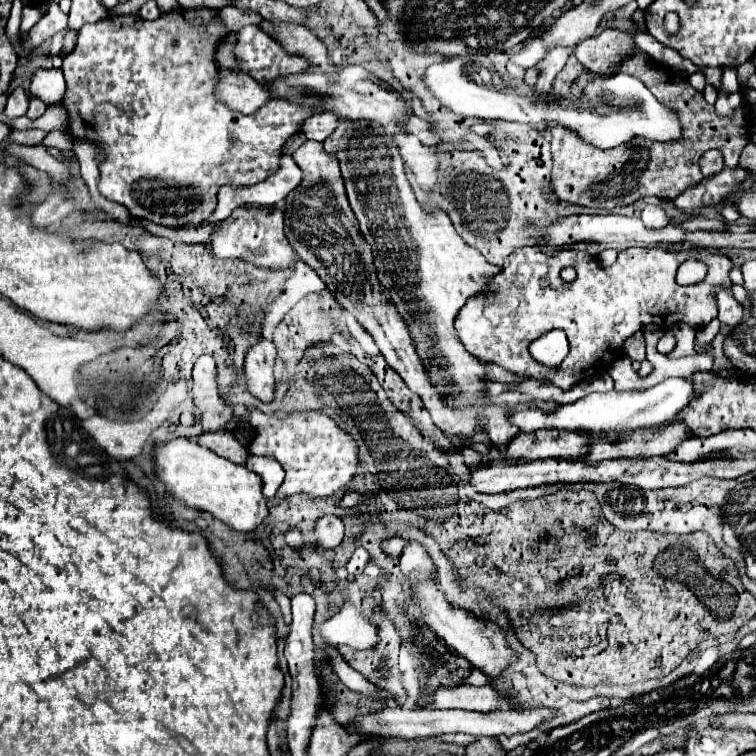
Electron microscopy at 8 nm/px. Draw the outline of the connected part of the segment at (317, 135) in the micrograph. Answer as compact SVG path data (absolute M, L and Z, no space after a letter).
M324 112L320 116L312 116L312 120L304 122L304 136L306 138L312 138L312 140L318 140L318 142L324 142L336 128L338 128L338 122L340 118L330 112Z

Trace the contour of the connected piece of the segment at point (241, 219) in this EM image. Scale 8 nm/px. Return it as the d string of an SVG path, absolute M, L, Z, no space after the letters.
M246 206L236 208L232 216L222 222L220 230L212 234L212 240L208 242L208 246L218 258L242 258L262 268L288 268L296 260L294 258L296 252L292 250L284 234L282 210L278 208L272 210L270 214L260 208L254 208L254 210L248 210Z

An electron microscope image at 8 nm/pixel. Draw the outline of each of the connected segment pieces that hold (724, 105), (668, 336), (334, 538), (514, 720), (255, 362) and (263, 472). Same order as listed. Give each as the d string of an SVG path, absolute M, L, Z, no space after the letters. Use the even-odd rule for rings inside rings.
M722 84L722 90L718 94L718 102L716 102L716 114L718 116L732 116L738 108L738 104L742 104L742 94L738 94L740 84ZM730 92L730 94L724 94Z
M666 331L663 337L658 341L657 350L661 354L667 355L674 349L676 343L676 338L669 331Z
M326 514L324 518L318 520L316 530L316 546L318 550L322 548L336 548L344 540L344 522L336 514Z
M386 708L378 714L368 714L366 718L358 720L358 726L370 734L382 734L382 736L400 736L406 740L414 738L428 738L428 736L440 736L450 732L464 732L474 736L498 736L498 734L524 734L534 730L542 720L554 716L556 710L530 710L530 712L518 712L518 710L494 710L494 712L468 712L468 710L406 710L406 708Z
M258 336L256 344L252 344L252 348L246 354L244 374L246 374L248 392L264 404L270 404L274 400L274 390L276 390L276 382L272 376L274 360L276 360L274 344Z
M250 456L246 460L246 468L252 470L252 472L256 472L262 478L262 482L264 482L264 494L268 498L272 498L278 492L280 484L284 482L284 470L282 470L282 466L276 464L276 460L270 458L270 456Z

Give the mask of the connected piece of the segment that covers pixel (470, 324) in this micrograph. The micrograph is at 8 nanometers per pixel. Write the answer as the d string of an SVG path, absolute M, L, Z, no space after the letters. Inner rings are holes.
M518 248L508 256L508 262L504 264L502 272L490 280L488 296L484 298L472 298L468 304L460 310L460 316L456 318L456 332L464 346L468 346L468 352L472 352L476 358L484 362L498 364L518 376L530 376L536 380L550 380L562 390L570 390L578 382L592 378L600 372L606 372L612 362L620 356L624 356L624 342L634 332L642 330L644 326L652 324L656 328L672 328L676 324L688 324L694 330L702 330L710 320L718 316L716 308L716 288L732 288L730 282L730 270L732 260L726 254L712 254L706 250L662 250L662 248L628 248L618 254L616 264L604 268L600 266L594 256L580 252L580 250L560 250L554 256L548 256L540 252L538 248ZM686 258L698 258L708 266L708 276L700 284L694 286L678 286L676 284L676 270ZM572 266L578 272L578 278L574 282L564 282L560 278L560 270ZM550 330L564 330L568 334L570 352L562 360L560 366L544 366L536 362L530 356L530 342L544 336L544 332Z

